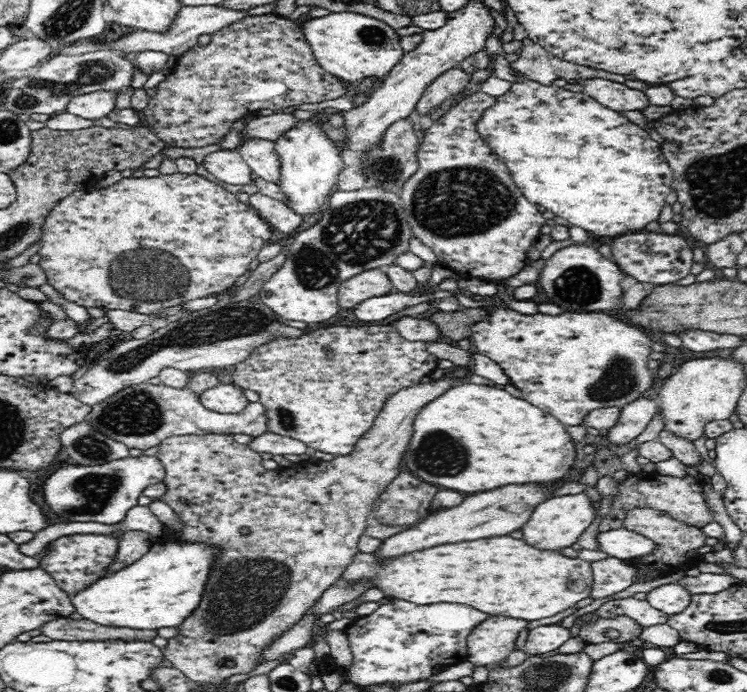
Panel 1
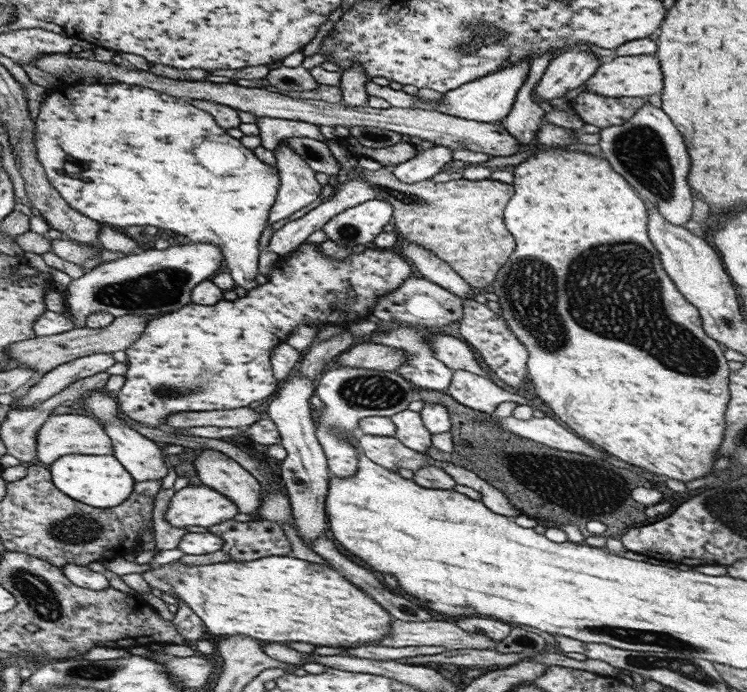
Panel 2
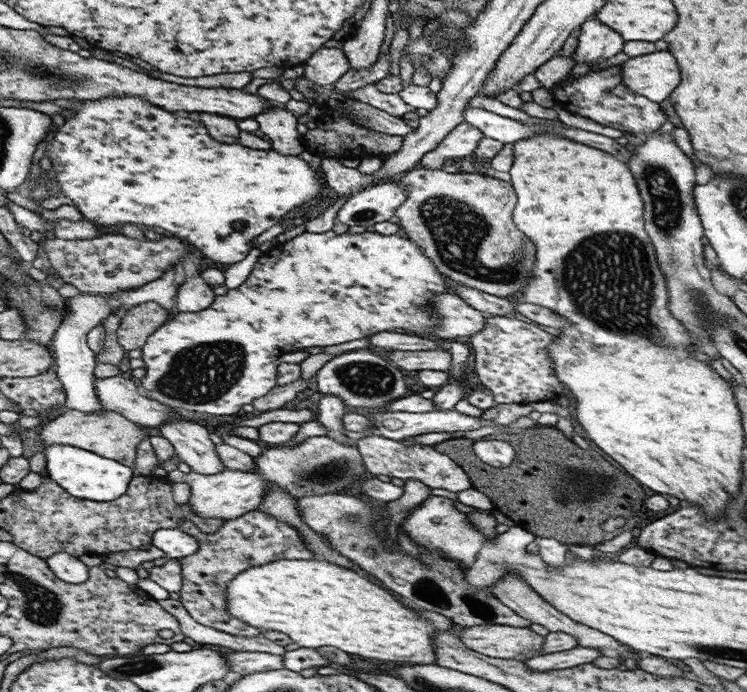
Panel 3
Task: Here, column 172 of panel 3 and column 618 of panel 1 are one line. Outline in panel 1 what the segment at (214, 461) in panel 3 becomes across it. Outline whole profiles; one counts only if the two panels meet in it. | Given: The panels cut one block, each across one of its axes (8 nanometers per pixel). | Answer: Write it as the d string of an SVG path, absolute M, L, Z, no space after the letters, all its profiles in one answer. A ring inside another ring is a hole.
M643 396L630 405L621 408L618 422L608 429L609 444L613 446L624 446L638 434L642 434L652 417L658 411L656 403Z

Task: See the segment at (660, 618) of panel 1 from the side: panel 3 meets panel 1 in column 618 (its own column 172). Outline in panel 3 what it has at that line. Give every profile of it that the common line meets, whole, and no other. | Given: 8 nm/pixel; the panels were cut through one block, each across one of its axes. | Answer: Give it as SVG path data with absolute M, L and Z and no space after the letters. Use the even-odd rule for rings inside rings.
M169 598L157 600L158 604L177 618L180 630L192 638L198 647L213 647L226 651L267 652L283 656L286 652L284 646L280 646L262 634L255 637L234 636L215 628L204 626L196 622L190 613L182 606L180 600Z

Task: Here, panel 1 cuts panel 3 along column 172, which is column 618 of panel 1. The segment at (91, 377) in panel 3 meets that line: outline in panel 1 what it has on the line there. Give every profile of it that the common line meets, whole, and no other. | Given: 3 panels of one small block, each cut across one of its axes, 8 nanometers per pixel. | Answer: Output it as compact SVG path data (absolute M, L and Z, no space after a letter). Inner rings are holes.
M575 243L556 251L544 262L544 268L536 281L550 303L570 312L619 312L623 296L620 281L621 269L615 262L607 260L597 248Z

